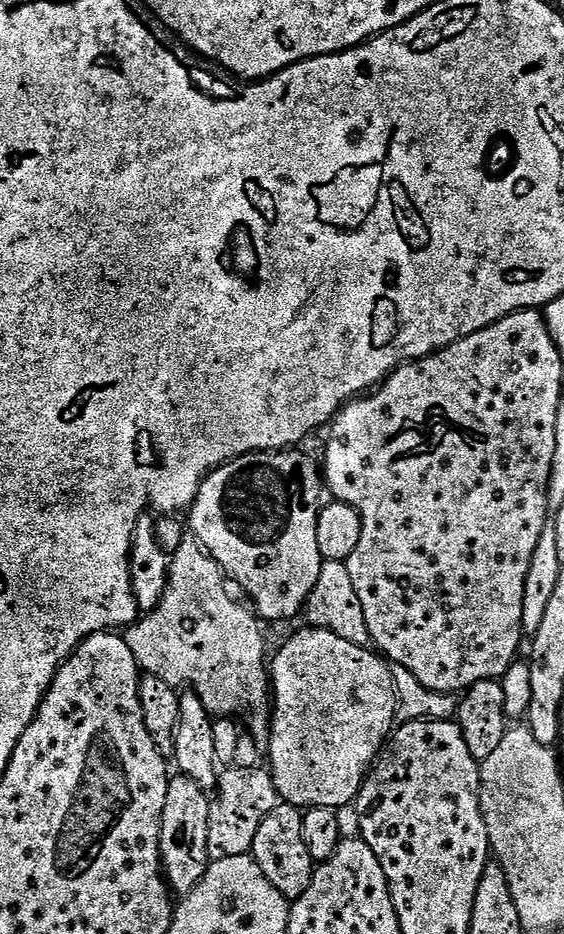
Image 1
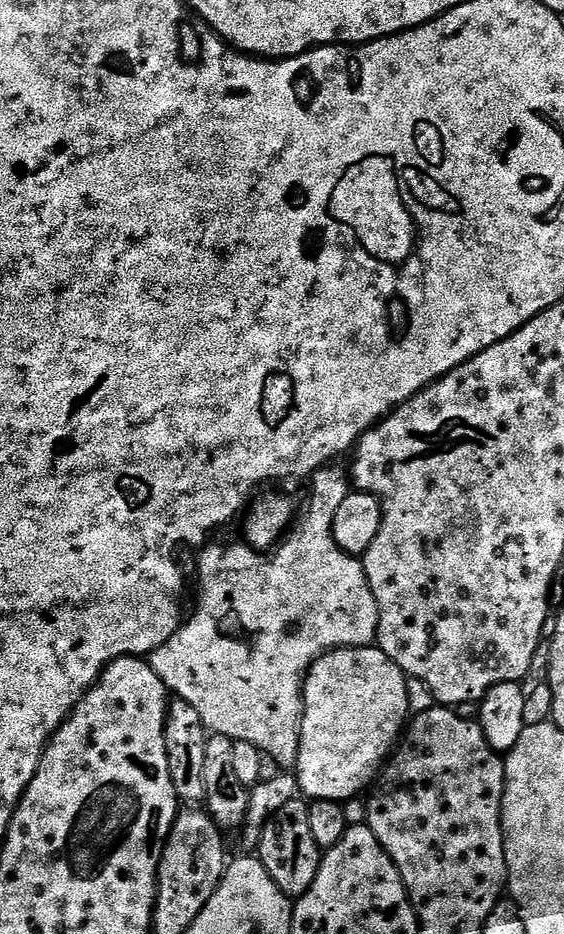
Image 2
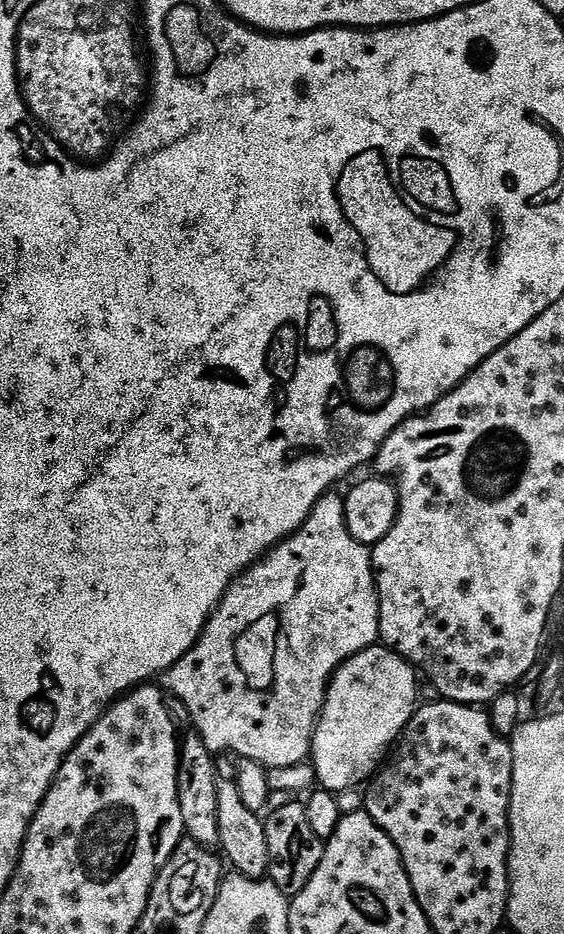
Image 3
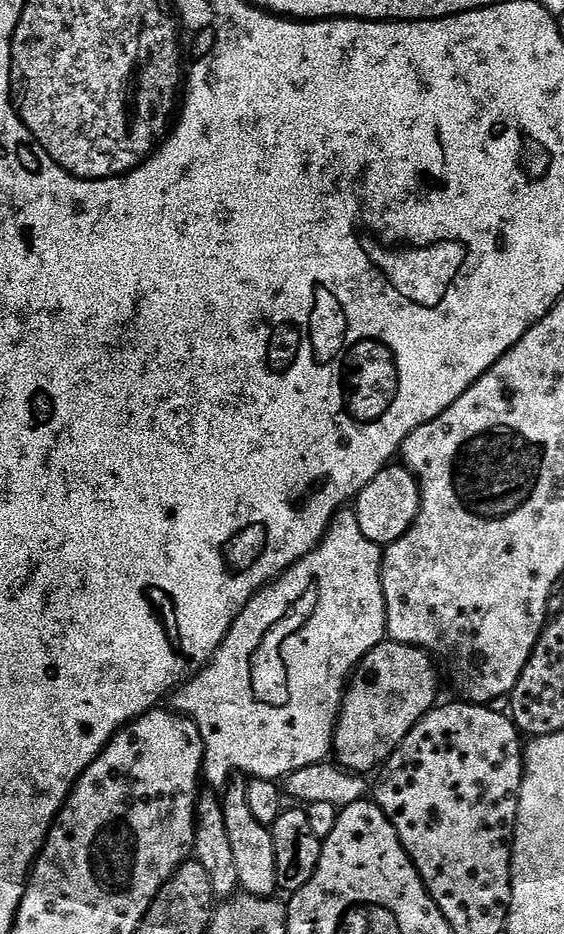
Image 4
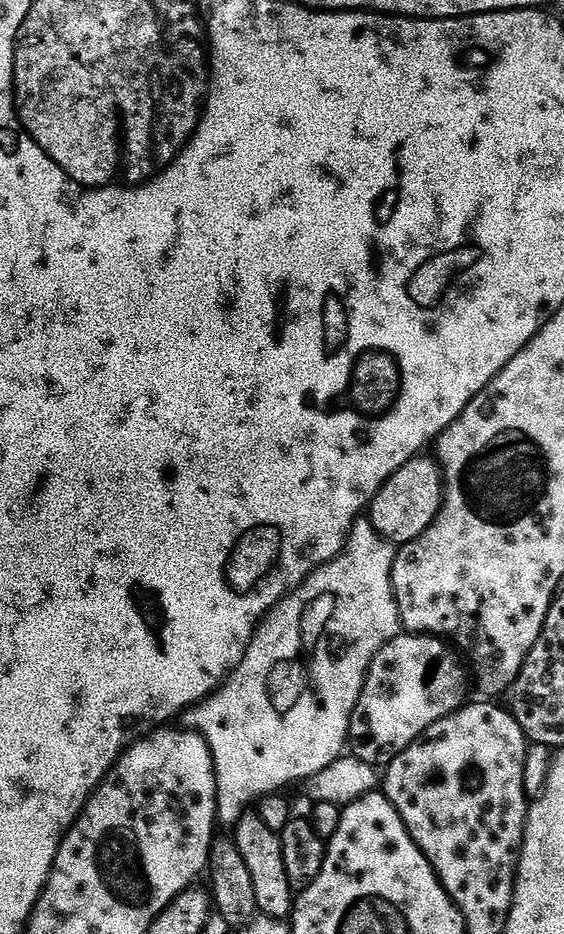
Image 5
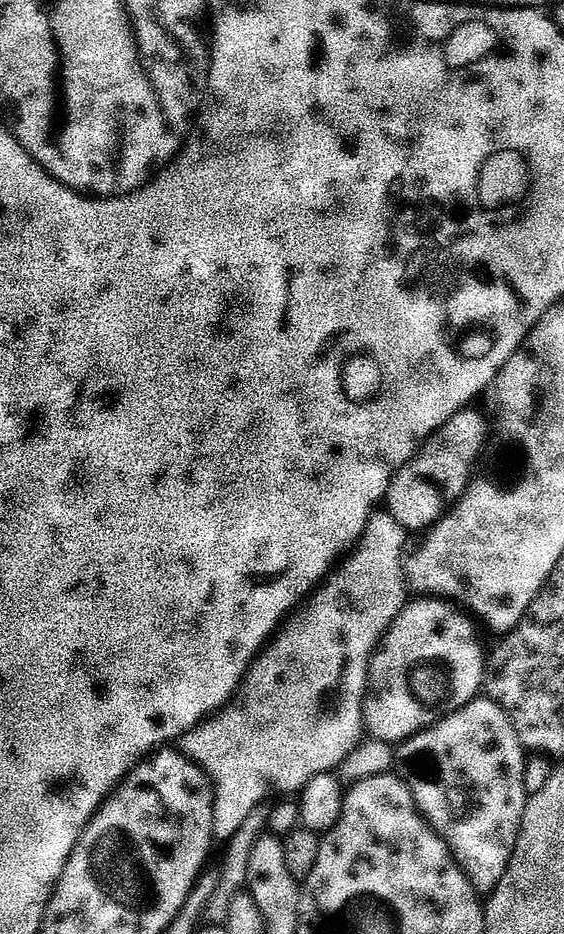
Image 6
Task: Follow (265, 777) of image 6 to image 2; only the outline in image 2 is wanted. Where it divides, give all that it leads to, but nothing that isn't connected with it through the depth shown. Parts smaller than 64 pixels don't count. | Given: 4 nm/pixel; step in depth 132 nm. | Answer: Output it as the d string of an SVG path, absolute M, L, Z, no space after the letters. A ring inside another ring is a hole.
M324 480L318 481L312 488L312 497L308 500L308 509L305 512L303 509L295 517L290 531L275 545L274 551L271 553L271 555L273 554L272 557L268 557L268 554L261 554L242 542L232 544L229 548L223 548L220 544L212 544L213 542L205 543L199 549L199 552L201 551L200 557L196 560L196 609L193 610L192 617L189 620L187 617L181 623L179 630L150 654L150 663L154 674L158 674L158 678L164 683L165 688L173 697L190 702L190 706L194 706L194 710L198 710L204 727L209 733L217 736L229 736L232 741L250 742L250 746L254 746L260 752L270 754L270 758L274 758L276 765L284 770L291 769L296 760L296 745L300 740L298 727L302 711L302 691L308 665L325 650L349 647L348 632L356 639L353 641L363 641L360 640L364 636L363 622L360 620L348 621L348 616L368 616L368 618L372 618L376 614L376 603L368 586L368 579L364 574L363 563L355 556L347 556L332 538L334 514L338 510L344 495L345 493L340 489L338 481L332 480L329 484ZM272 608L282 619L288 620L292 632L275 632L272 629Z

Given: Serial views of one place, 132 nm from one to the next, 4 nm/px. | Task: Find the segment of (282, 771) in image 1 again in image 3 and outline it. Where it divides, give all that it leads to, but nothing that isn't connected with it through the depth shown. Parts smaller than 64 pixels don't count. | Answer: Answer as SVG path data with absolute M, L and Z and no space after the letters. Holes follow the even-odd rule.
M383 646L361 647L336 669L324 693L310 753L316 784L323 791L341 794L347 788L371 781L376 775L416 712L416 676L417 669Z

